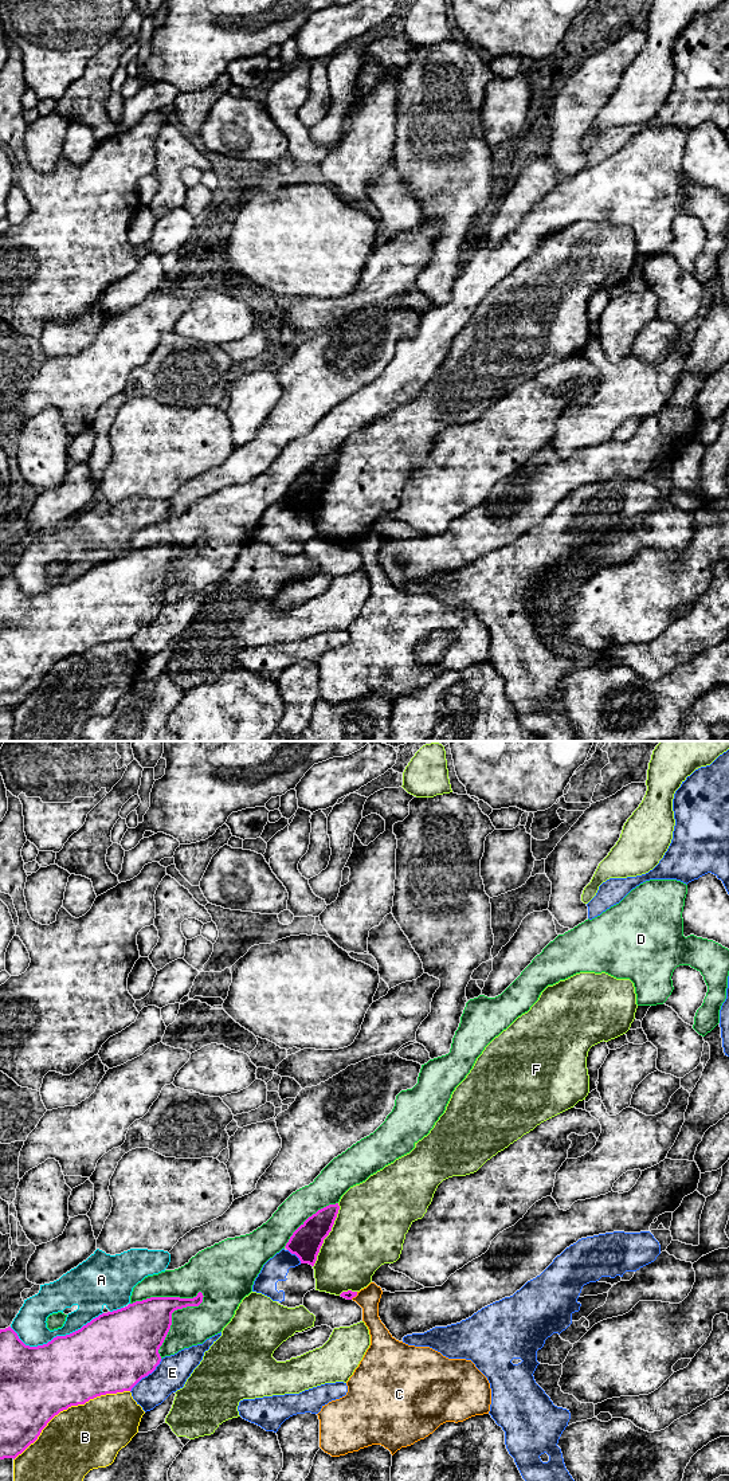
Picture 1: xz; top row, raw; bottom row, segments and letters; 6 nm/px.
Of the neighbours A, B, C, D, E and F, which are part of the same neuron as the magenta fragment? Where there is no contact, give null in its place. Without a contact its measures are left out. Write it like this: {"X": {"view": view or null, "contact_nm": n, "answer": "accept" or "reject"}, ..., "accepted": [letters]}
{"A": {"view": "xz", "contact_nm": 550, "answer": "reject"}, "B": {"view": "xz", "contact_nm": 800, "answer": "reject"}, "C": {"view": "xz", "contact_nm": 60, "answer": "reject"}, "D": {"view": "xz", "contact_nm": 480, "answer": "reject"}, "E": {"view": "xz", "contact_nm": 280, "answer": "reject"}, "F": {"view": "xz", "contact_nm": 420, "answer": "reject"}, "accepted": []}

